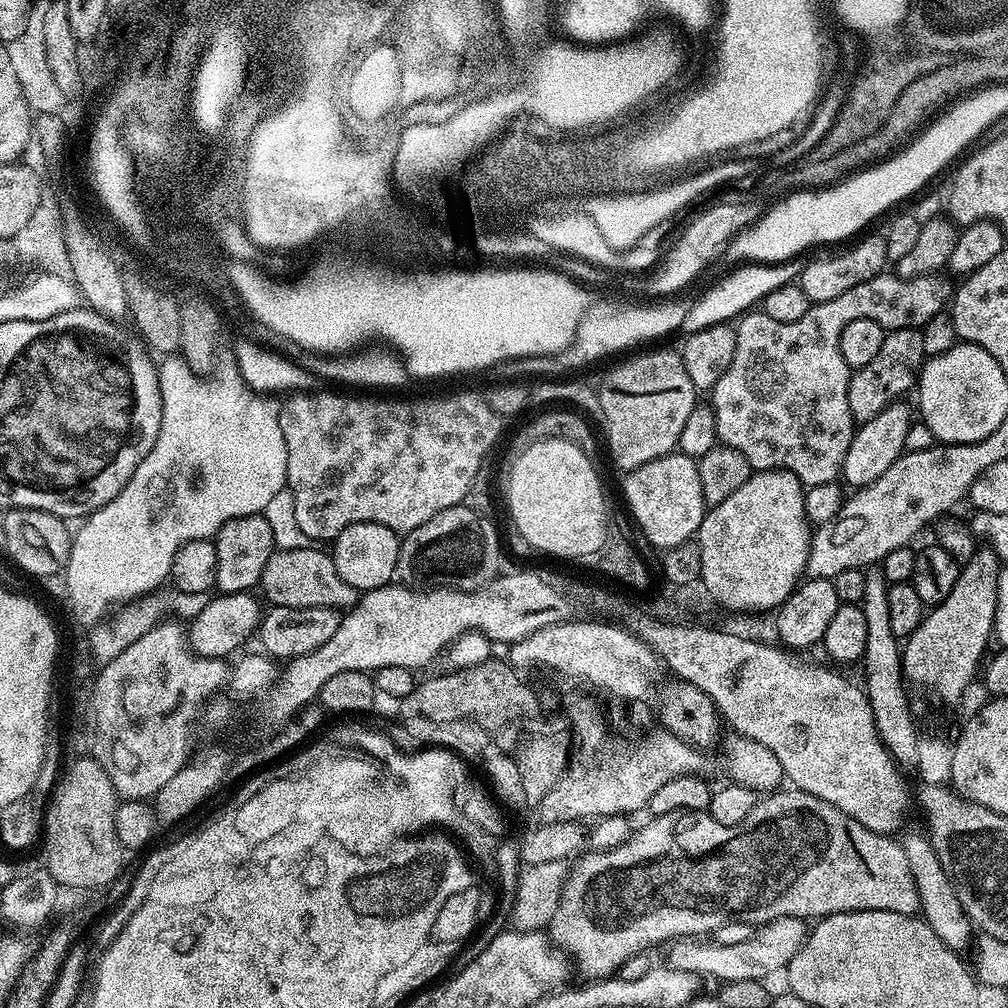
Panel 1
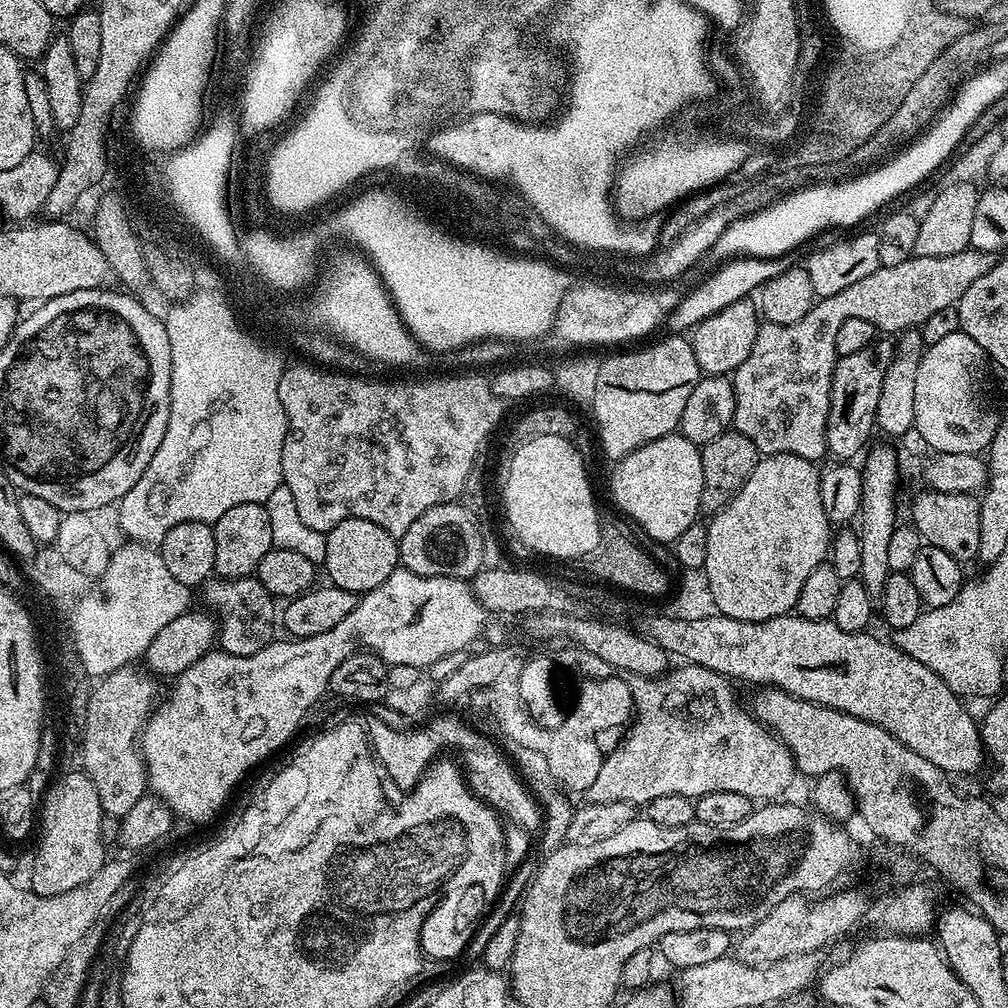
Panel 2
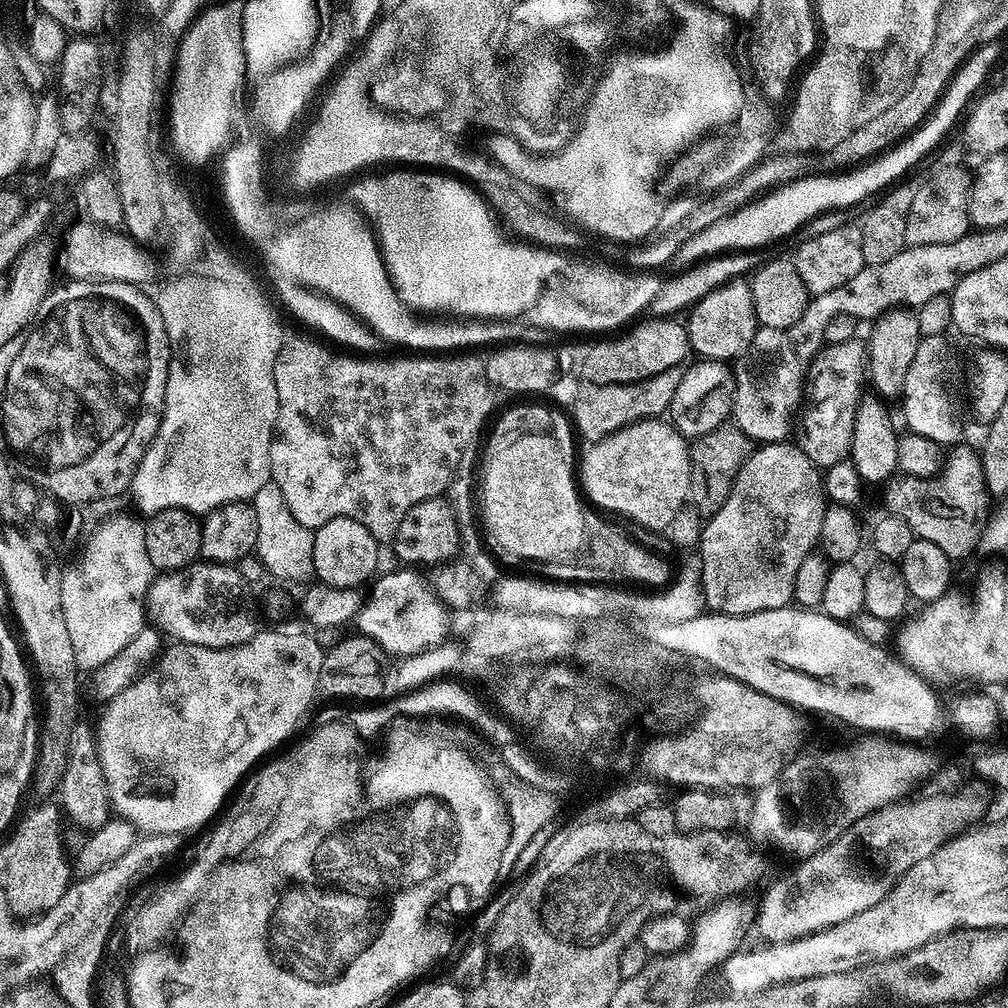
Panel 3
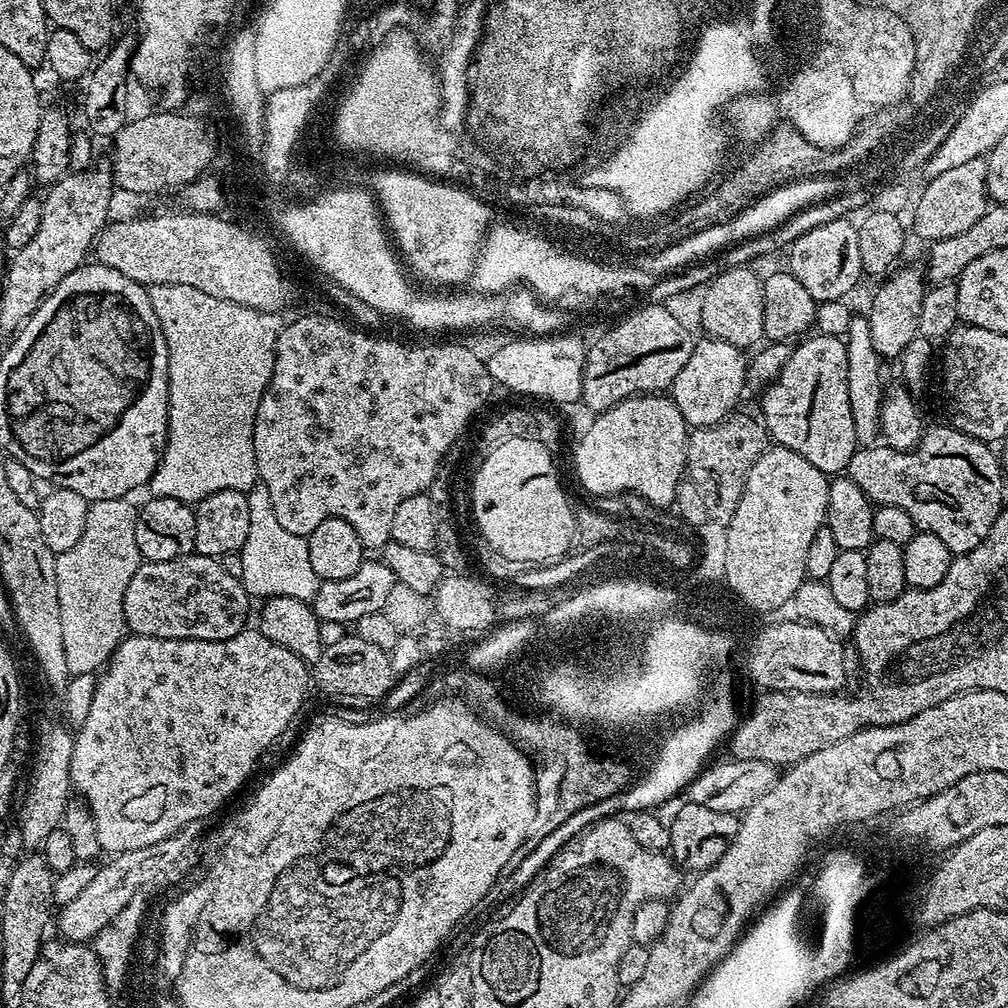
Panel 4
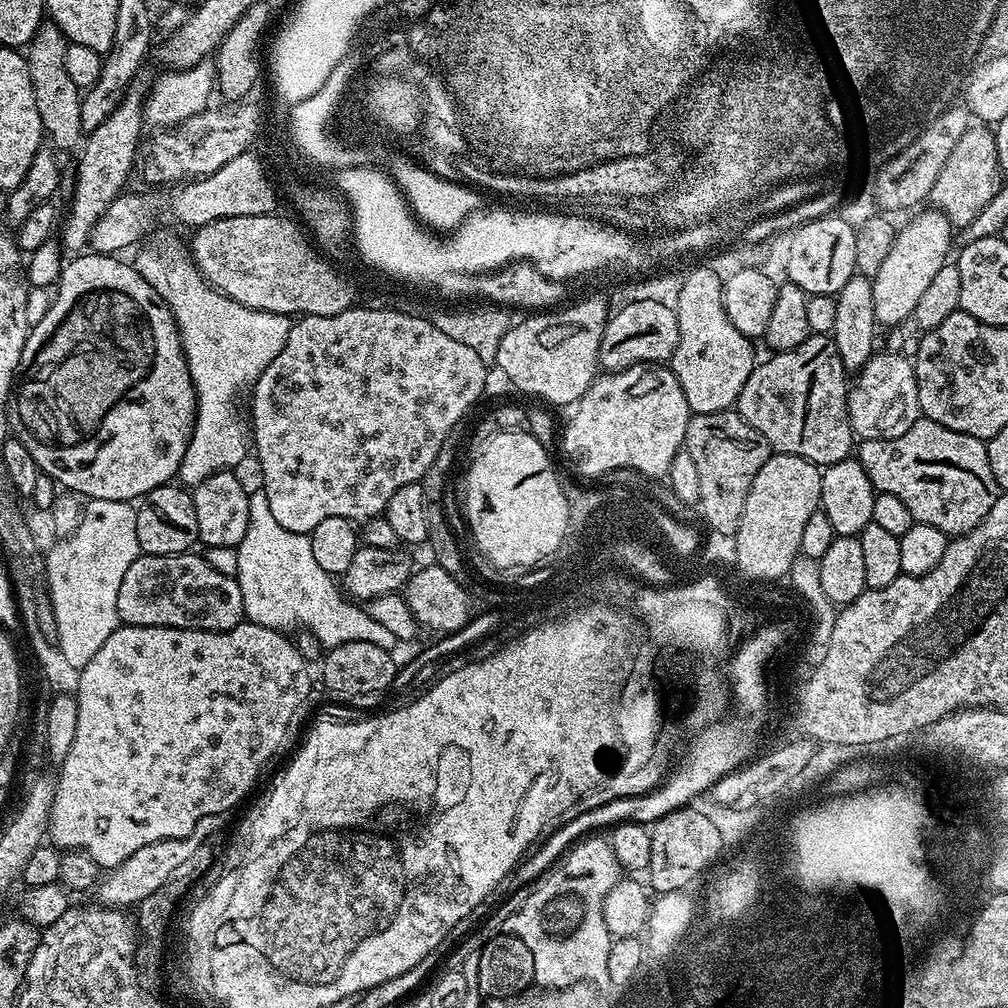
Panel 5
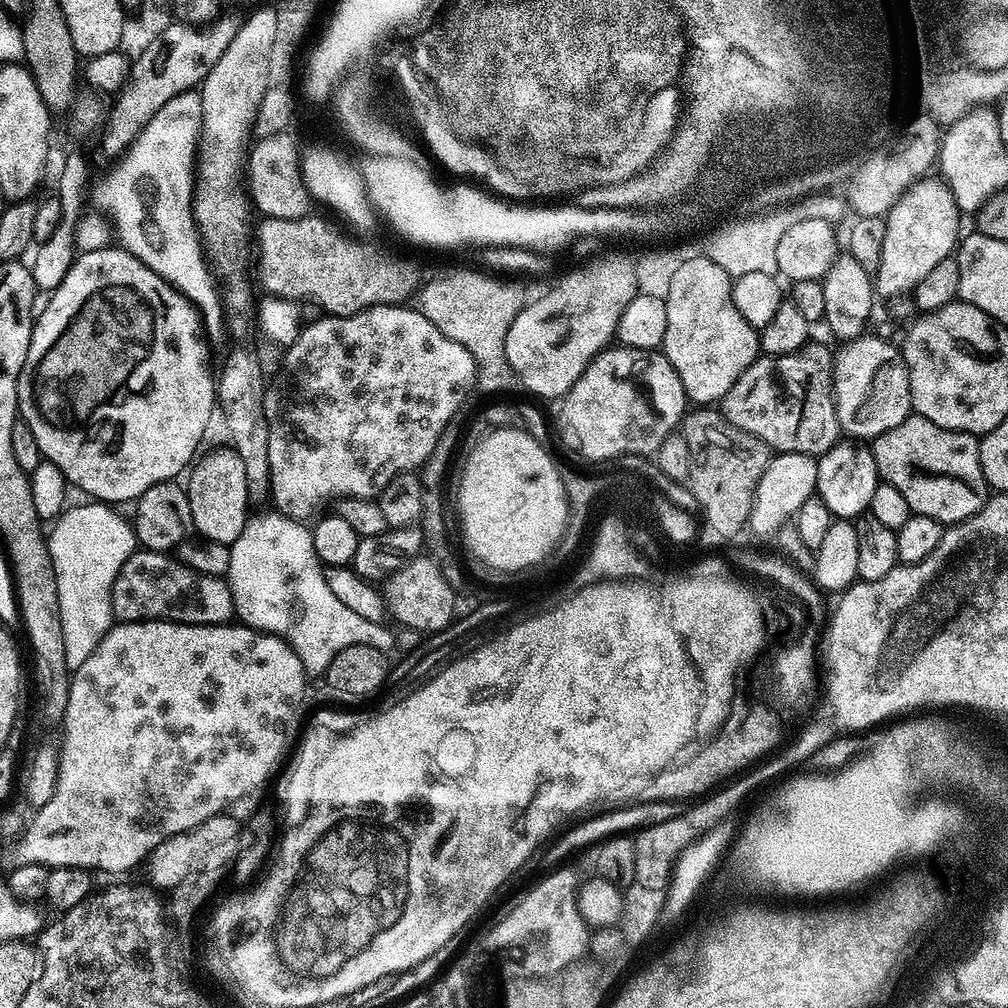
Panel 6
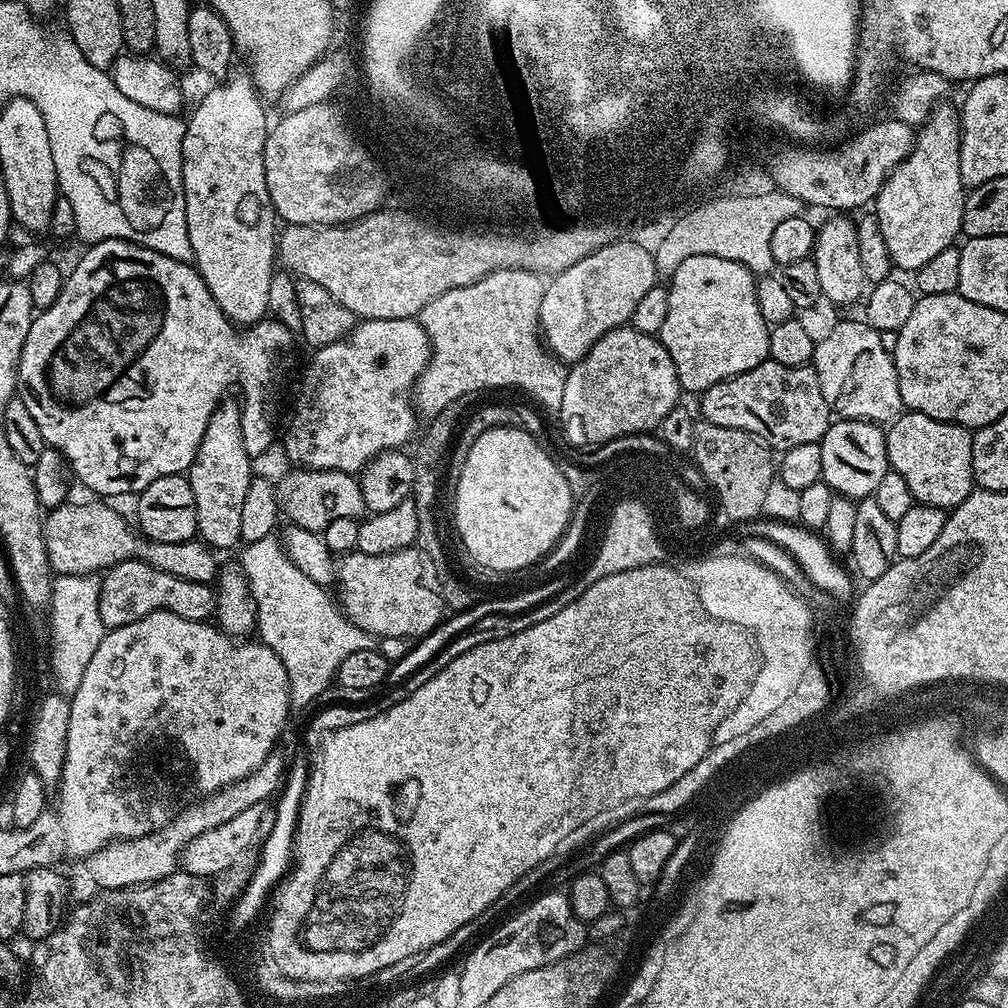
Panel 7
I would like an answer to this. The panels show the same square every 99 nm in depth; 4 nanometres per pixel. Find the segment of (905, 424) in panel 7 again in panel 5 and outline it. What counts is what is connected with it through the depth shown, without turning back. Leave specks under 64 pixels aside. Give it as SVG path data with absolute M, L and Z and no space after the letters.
M916 420L898 438L860 440L858 459L877 492L902 498L915 523L938 526L949 538L974 530L1001 494L998 482L994 482L994 470L990 470L987 443L938 426L933 420Z

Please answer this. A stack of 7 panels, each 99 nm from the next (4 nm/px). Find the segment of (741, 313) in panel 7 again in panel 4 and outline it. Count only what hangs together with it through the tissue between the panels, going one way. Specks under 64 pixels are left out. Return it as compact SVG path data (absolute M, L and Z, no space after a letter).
M711 338L697 339L692 345L690 362L678 370L678 378L674 378L670 395L678 406L684 421L692 428L705 428L717 424L733 411L732 408L746 392L748 379L748 360L745 353L730 342L722 342Z

